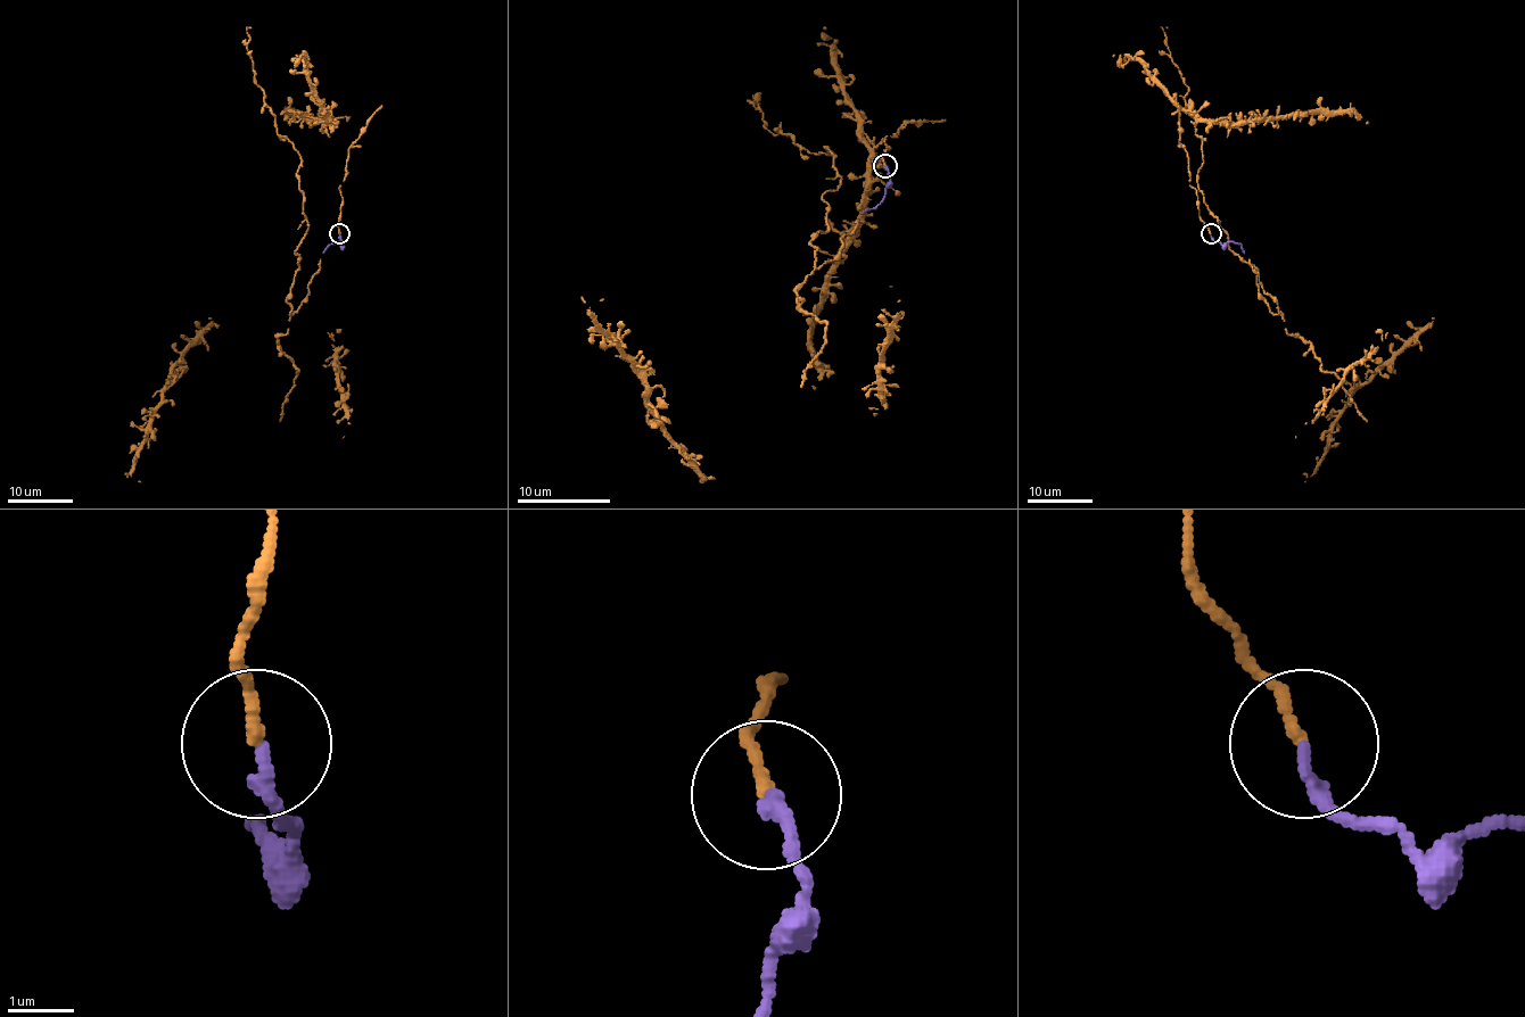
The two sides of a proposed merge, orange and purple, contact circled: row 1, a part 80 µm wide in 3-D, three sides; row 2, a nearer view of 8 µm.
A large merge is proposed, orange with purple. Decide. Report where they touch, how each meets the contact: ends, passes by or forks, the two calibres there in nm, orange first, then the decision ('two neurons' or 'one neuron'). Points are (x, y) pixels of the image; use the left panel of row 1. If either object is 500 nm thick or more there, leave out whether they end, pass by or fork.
place (339, 233); orange ends; purple ends; calibres 170 and 190 nm; one neuron

